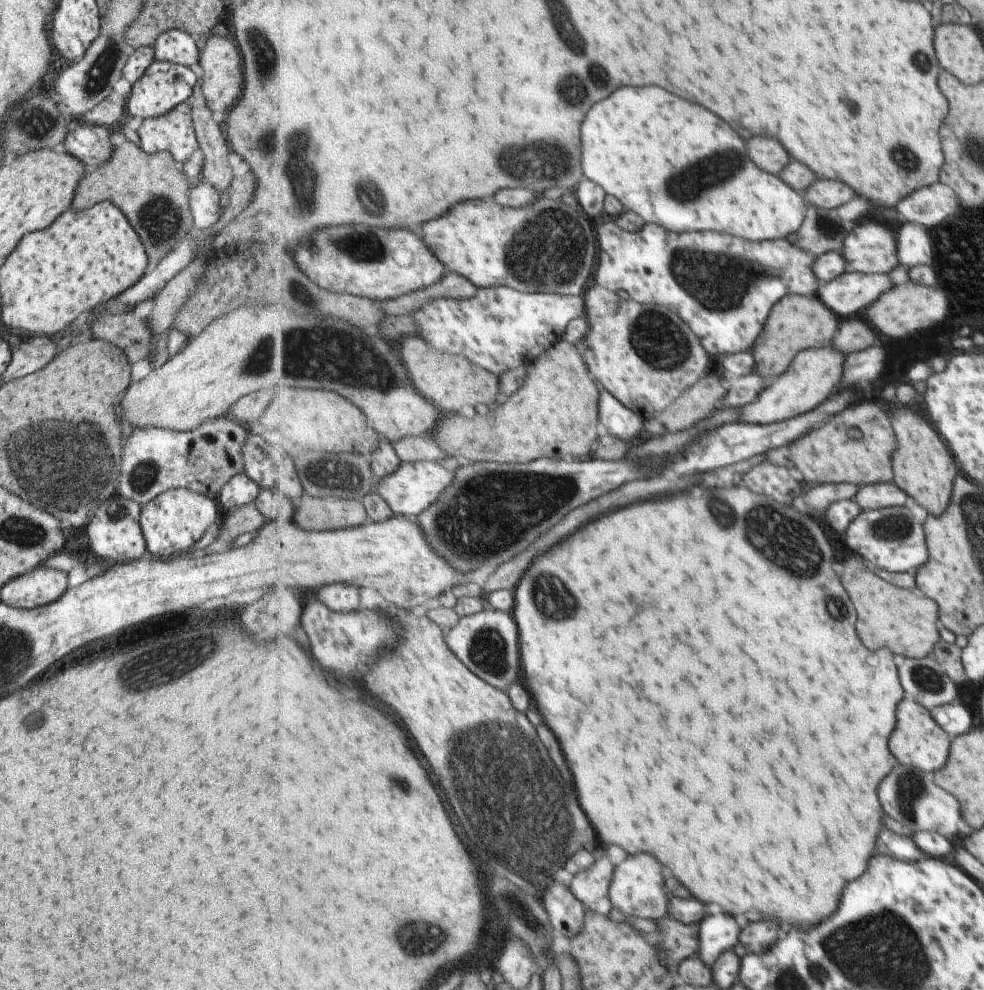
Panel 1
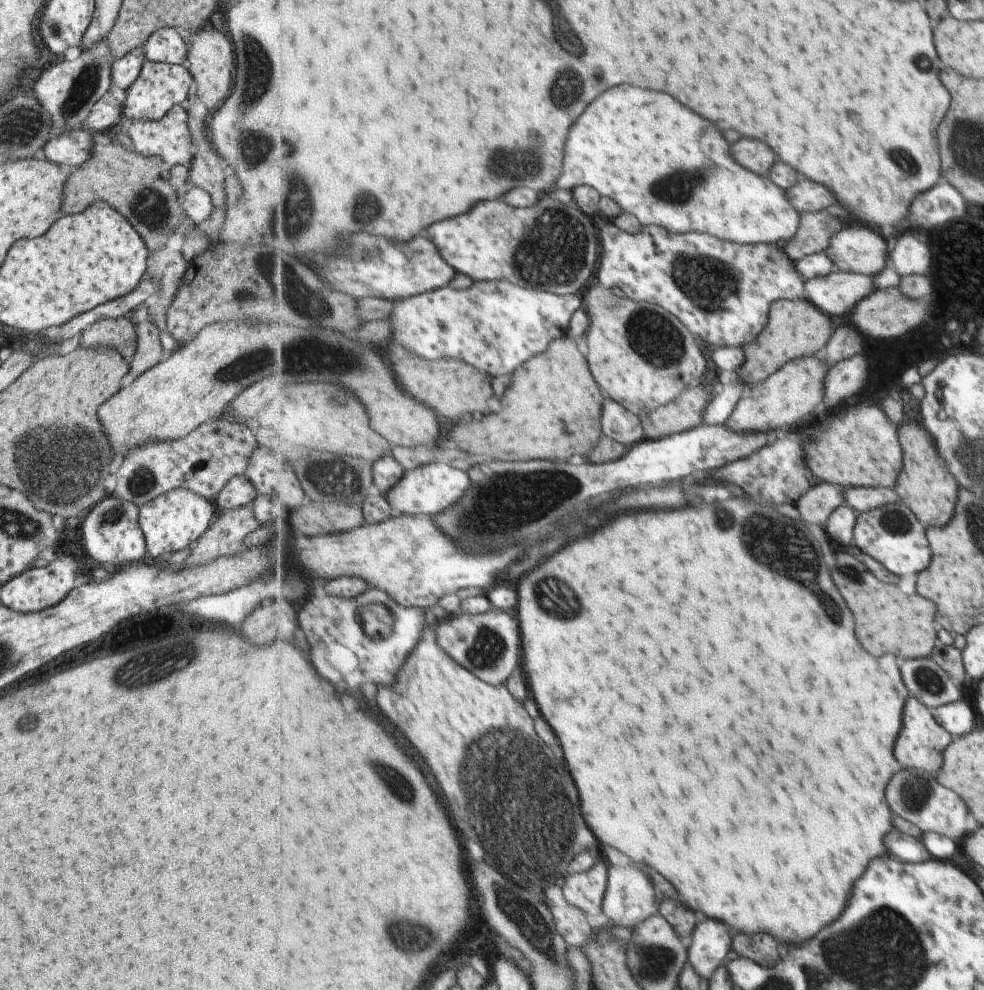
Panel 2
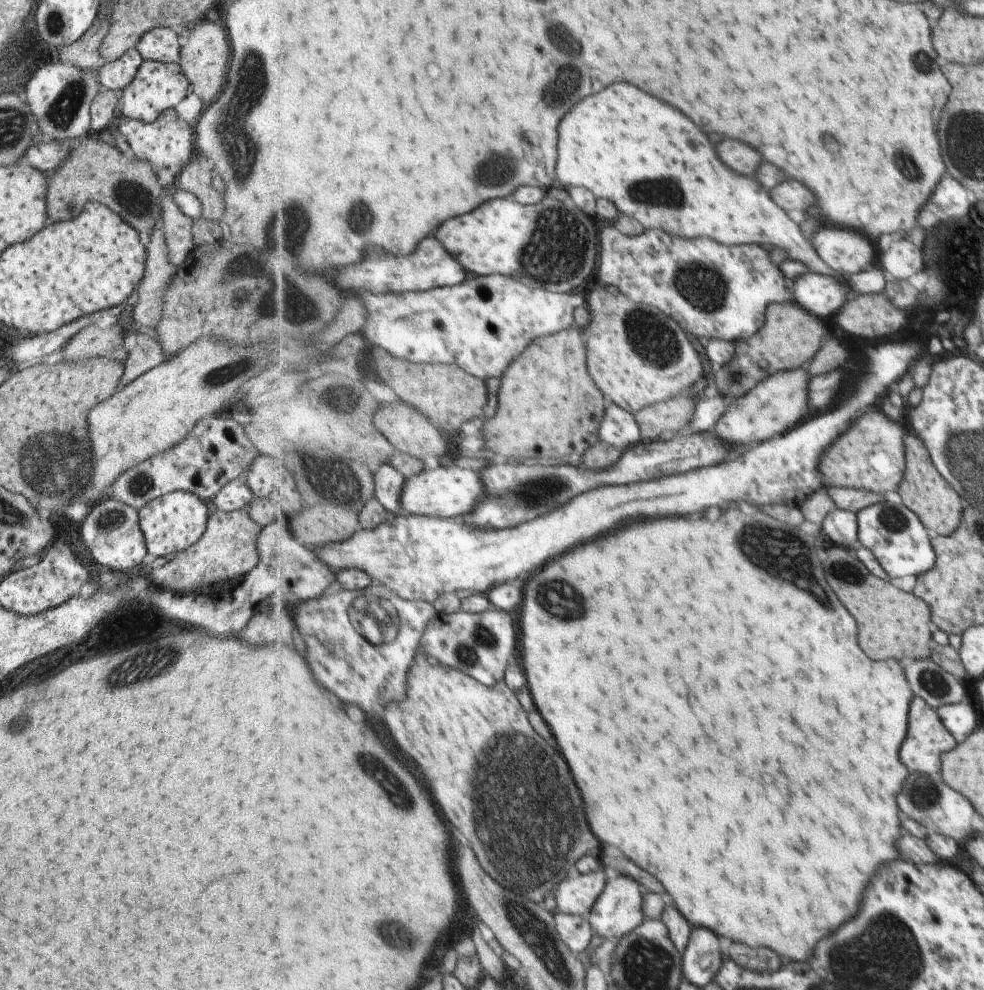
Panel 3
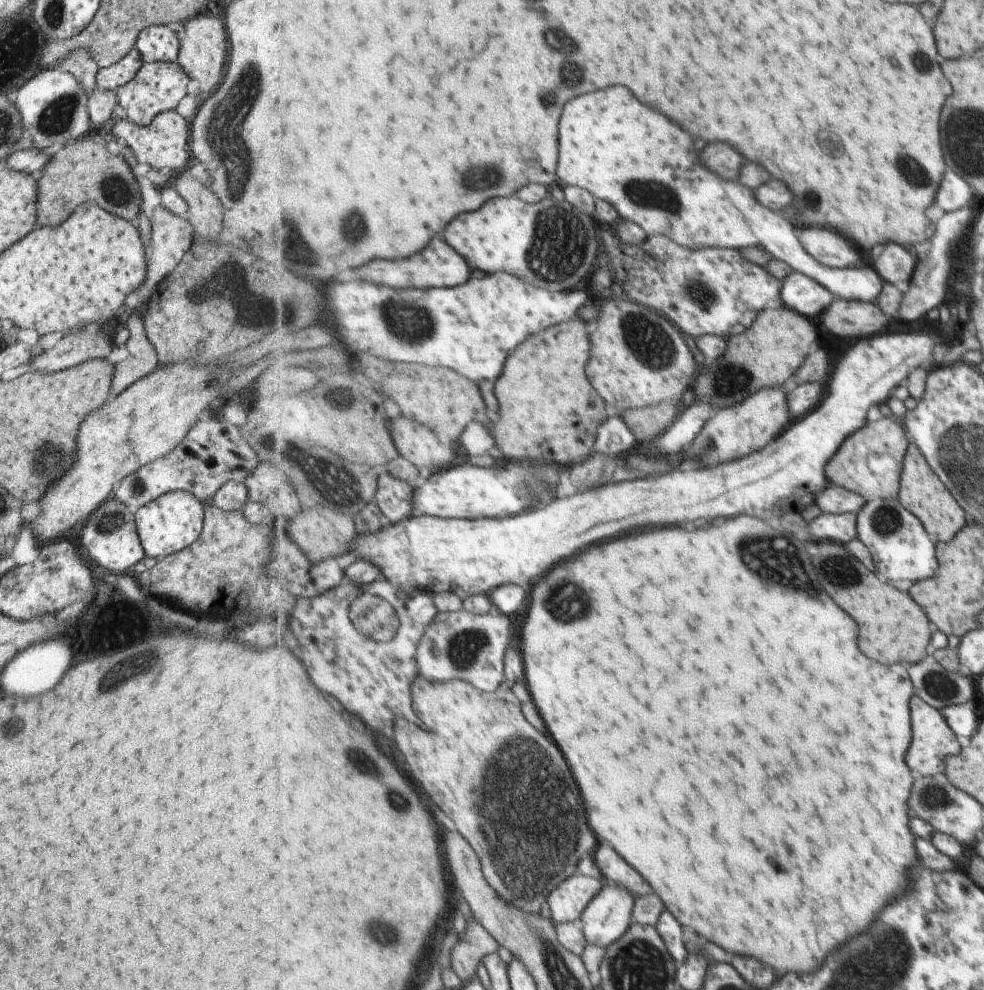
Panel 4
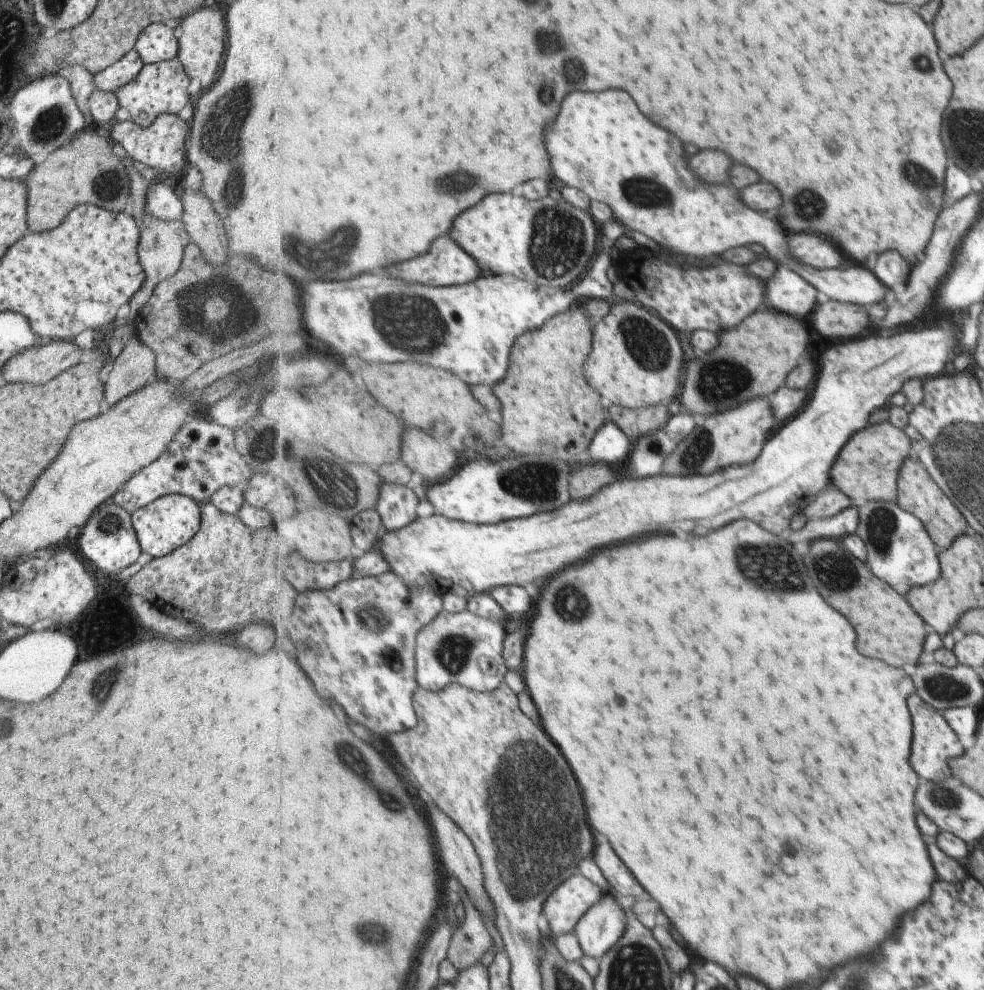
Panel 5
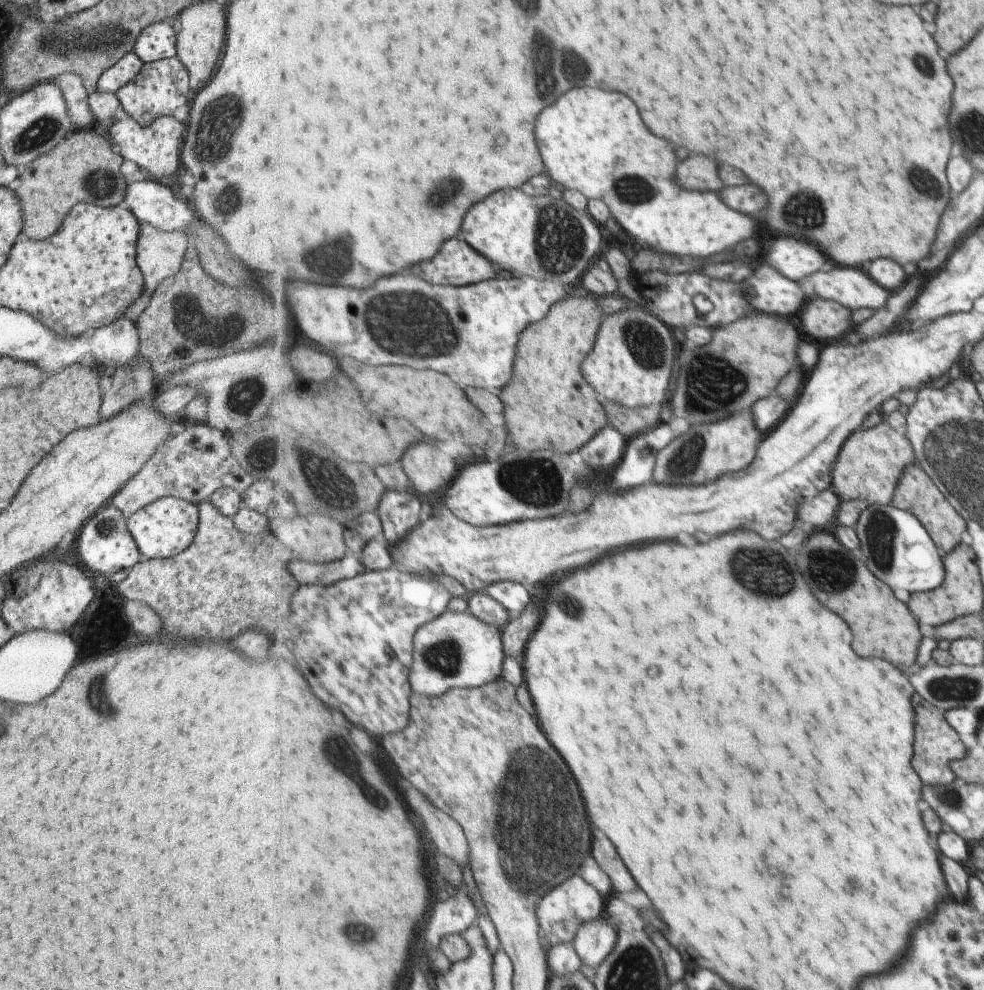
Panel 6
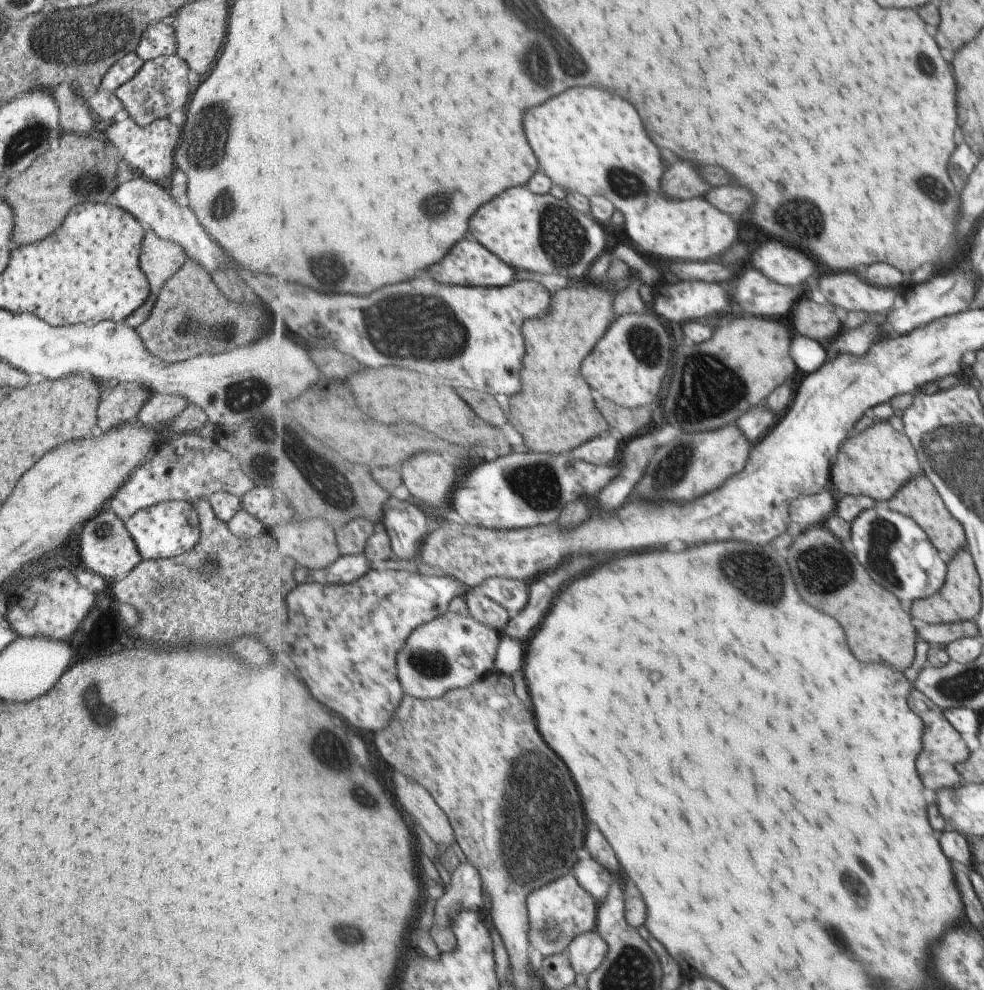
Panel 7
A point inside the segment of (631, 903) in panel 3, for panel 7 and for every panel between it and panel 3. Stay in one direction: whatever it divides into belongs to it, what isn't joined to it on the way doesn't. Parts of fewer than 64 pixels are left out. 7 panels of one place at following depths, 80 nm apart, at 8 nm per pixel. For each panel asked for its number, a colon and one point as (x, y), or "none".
4: (609, 916)
5: (600, 928)
6: (595, 940)
7: (587, 951)

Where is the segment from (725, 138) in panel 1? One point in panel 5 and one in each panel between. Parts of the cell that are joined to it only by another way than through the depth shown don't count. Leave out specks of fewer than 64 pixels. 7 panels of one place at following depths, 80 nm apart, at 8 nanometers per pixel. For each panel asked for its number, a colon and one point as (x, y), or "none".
2: (628, 140)
3: (622, 143)
4: (607, 139)
5: (601, 143)

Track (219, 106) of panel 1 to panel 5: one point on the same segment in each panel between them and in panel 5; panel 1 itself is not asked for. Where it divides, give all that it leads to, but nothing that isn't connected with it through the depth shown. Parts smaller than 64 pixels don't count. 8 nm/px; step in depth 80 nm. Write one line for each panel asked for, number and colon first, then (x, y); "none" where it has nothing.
2: (209, 53)
3: (203, 56)
4: (201, 51)
5: (200, 46)

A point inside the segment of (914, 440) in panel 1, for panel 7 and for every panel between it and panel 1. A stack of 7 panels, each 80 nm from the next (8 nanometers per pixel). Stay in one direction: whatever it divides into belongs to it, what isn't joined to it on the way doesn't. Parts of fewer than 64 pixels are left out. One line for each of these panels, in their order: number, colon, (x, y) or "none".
2: (924, 484)
3: (922, 489)
4: (921, 491)
5: (918, 493)
6: (917, 492)
7: (918, 498)

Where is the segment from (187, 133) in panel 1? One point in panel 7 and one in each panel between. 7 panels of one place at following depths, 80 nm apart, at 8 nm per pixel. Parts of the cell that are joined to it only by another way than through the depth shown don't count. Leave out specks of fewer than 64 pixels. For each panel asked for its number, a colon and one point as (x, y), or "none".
2: (168, 137)
3: (167, 142)
4: (163, 143)
5: (160, 146)
6: (155, 148)
7: (148, 149)

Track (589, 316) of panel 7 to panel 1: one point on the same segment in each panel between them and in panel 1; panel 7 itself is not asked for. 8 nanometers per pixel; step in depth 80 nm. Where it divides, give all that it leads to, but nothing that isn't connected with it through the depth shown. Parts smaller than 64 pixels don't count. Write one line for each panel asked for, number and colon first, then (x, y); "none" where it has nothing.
1: (561, 418)
2: (555, 405)
3: (551, 407)
4: (550, 411)
5: (549, 407)
6: (555, 408)

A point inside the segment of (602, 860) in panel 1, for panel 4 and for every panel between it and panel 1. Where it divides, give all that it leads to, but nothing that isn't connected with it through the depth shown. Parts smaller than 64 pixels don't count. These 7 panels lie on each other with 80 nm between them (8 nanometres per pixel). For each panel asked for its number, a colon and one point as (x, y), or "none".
2: (586, 890)
3: (577, 894)
4: (568, 901)

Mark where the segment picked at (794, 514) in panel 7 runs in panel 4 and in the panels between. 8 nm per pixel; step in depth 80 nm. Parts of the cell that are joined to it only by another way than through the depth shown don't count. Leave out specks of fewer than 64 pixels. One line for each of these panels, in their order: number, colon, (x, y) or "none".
4: (834, 499)
5: (832, 500)
6: (821, 511)

